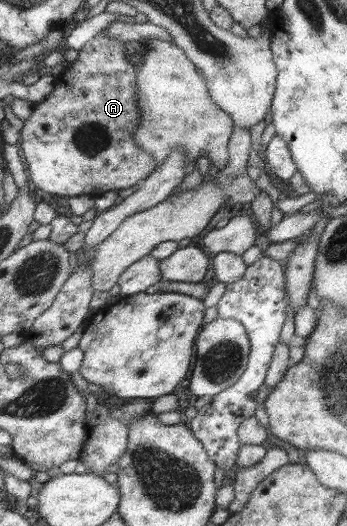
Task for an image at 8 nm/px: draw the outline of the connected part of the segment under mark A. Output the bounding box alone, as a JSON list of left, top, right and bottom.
[20,29,158,198]

